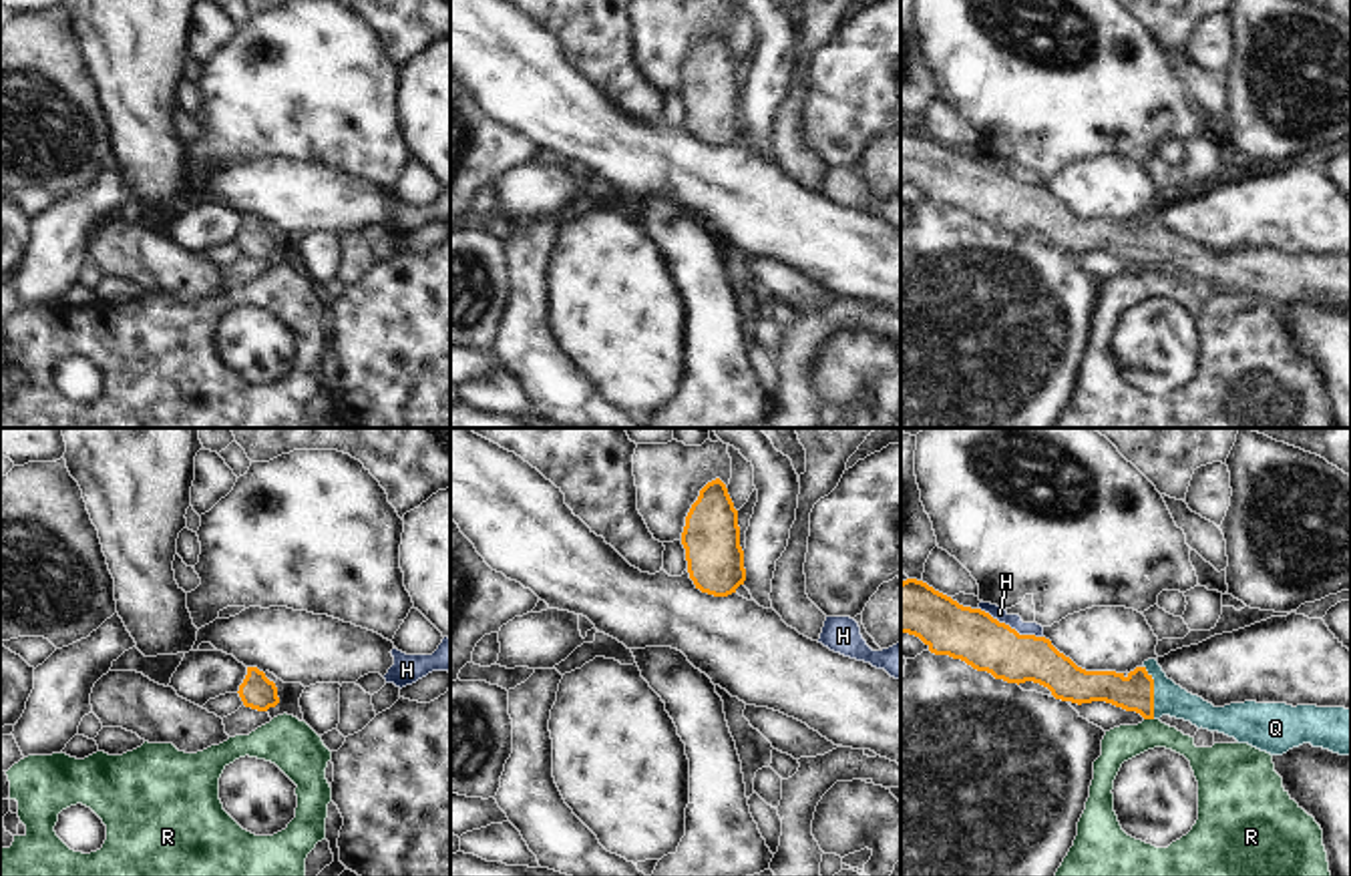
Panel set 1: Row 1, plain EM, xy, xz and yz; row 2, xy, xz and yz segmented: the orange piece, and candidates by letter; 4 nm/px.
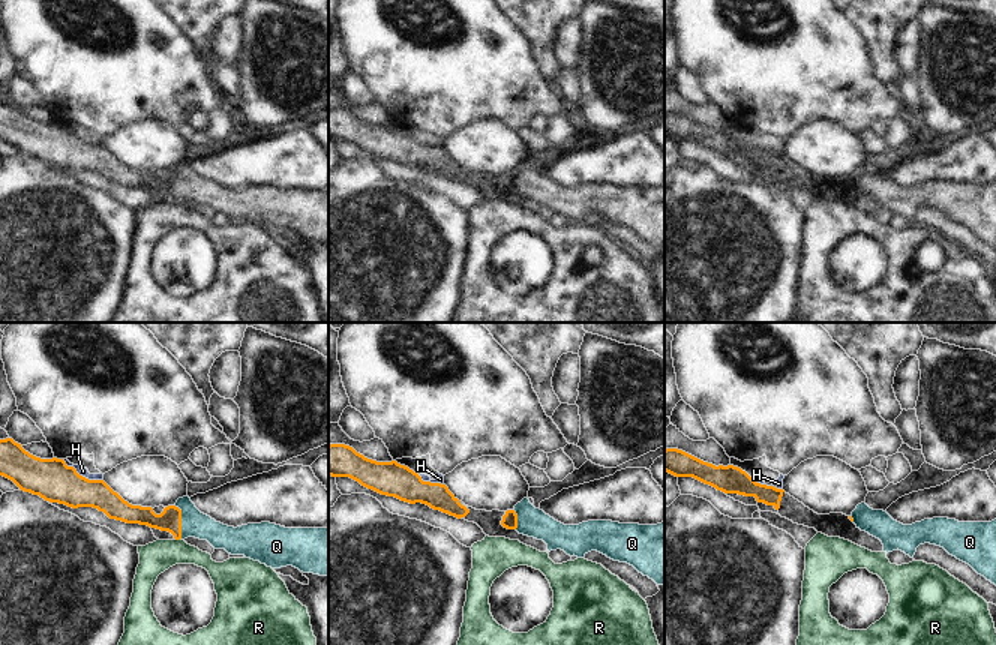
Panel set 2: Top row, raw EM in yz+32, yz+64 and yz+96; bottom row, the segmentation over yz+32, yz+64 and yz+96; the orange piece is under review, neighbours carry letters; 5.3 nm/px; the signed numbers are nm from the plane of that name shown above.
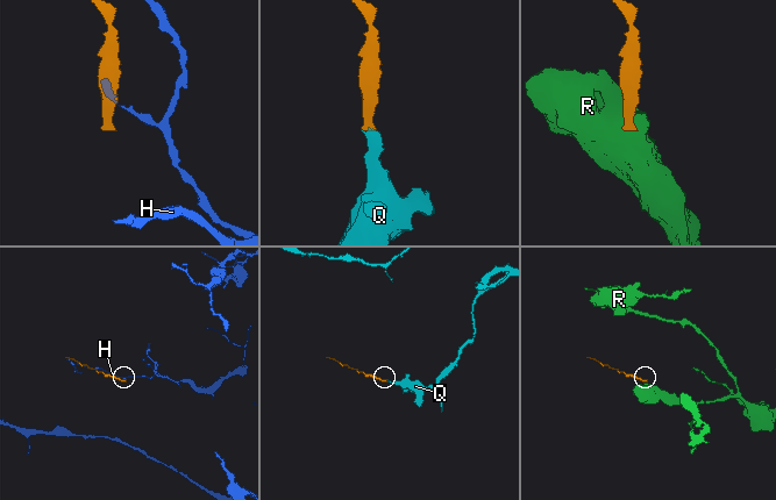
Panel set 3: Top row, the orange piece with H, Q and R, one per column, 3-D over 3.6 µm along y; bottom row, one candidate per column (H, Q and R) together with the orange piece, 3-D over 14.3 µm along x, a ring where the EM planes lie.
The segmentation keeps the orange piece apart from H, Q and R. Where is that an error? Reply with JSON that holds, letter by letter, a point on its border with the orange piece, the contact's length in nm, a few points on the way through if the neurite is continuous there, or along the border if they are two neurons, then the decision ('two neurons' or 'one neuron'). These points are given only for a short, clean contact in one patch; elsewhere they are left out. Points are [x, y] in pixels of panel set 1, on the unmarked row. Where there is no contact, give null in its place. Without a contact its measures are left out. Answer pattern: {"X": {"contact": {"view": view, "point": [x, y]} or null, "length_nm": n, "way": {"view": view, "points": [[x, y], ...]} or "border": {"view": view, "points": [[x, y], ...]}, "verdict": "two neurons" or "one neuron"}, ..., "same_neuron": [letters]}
{"H": {"contact": {"view": "yz", "point": [1008, 175]}, "length_nm": 300, "border": {"view": "yz", "points": [[978, 157], [1020, 183], [1042, 187]]}, "verdict": "two neurons"}, "Q": {"contact": {"view": "yz", "point": [1152, 242]}, "length_nm": 220, "way": {"view": "yz", "points": [[1136, 242], [1152, 242], [1171, 250]]}, "verdict": "one neuron"}, "R": {"contact": {"view": "yz", "point": [1148, 268]}, "length_nm": 40, "border": {"view": "yz", "points": [[1144, 268], [1152, 270]]}, "verdict": "two neurons"}, "same_neuron": ["Q"]}

